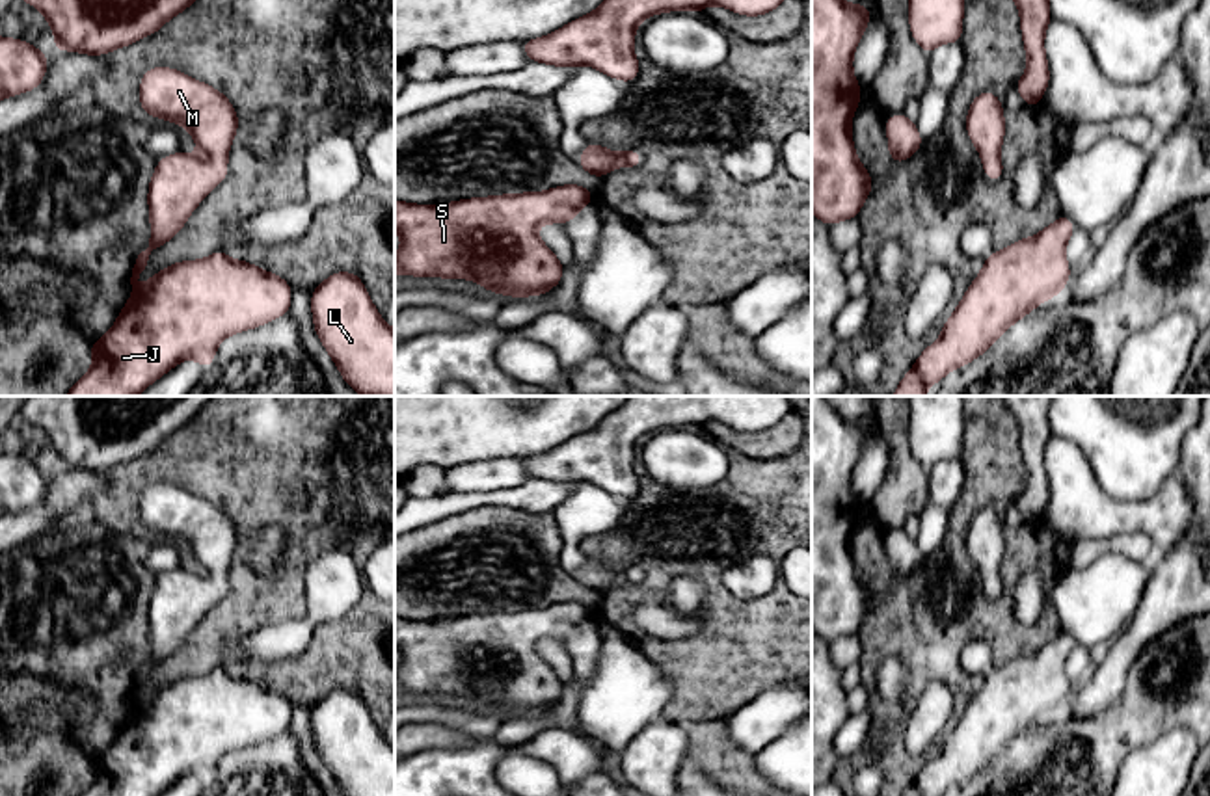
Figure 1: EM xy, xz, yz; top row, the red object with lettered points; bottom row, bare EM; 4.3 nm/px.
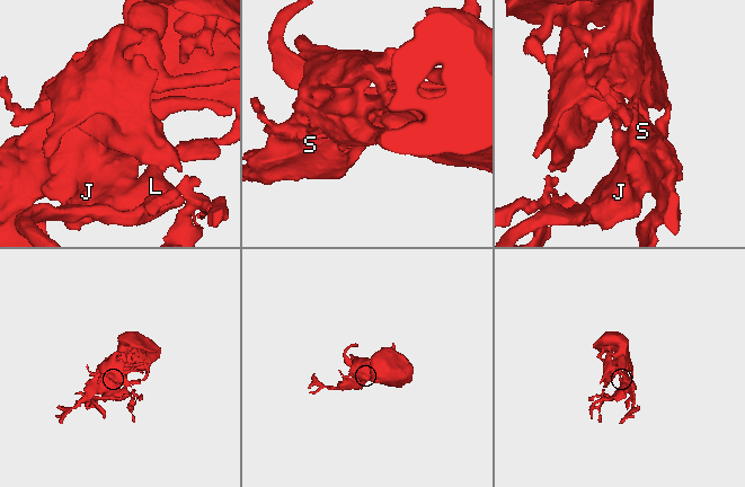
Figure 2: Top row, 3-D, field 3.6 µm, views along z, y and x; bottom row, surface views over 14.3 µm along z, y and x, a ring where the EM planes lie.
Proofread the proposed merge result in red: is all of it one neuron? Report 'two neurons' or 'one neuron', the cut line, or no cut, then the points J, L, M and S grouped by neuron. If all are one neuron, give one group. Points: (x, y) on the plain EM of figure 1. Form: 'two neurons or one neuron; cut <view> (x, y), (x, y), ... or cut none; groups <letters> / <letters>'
one neuron; cut none; groups J L M S

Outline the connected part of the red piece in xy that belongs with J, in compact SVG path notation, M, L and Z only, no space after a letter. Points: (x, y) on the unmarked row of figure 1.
M153 484L141 491L140 519L141 530L188 545L201 569L190 573L179 567L156 578L147 610L151 658L134 671L132 712L114 744L89 763L93 783L80 796L158 796L184 776L197 776L205 789L225 753L255 746L290 727L292 705L283 694L248 677L231 677L225 668L173 679L140 707L138 696L149 671L175 655L194 625L229 593L227 569L238 547L238 530L223 510L171 484Z

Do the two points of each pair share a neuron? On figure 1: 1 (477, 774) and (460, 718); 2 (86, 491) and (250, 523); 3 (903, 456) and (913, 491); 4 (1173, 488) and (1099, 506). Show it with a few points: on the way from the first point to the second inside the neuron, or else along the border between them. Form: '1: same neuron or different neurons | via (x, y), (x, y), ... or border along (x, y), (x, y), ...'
1: same neuron | via (477, 761), (477, 735), (473, 731)
2: different neurons | border along (101, 473), (105, 491), (92, 503)
3: same neuron | via (903, 465), (905, 482)
4: same neuron | via (1155, 506), (1149, 512), (1117, 512)

